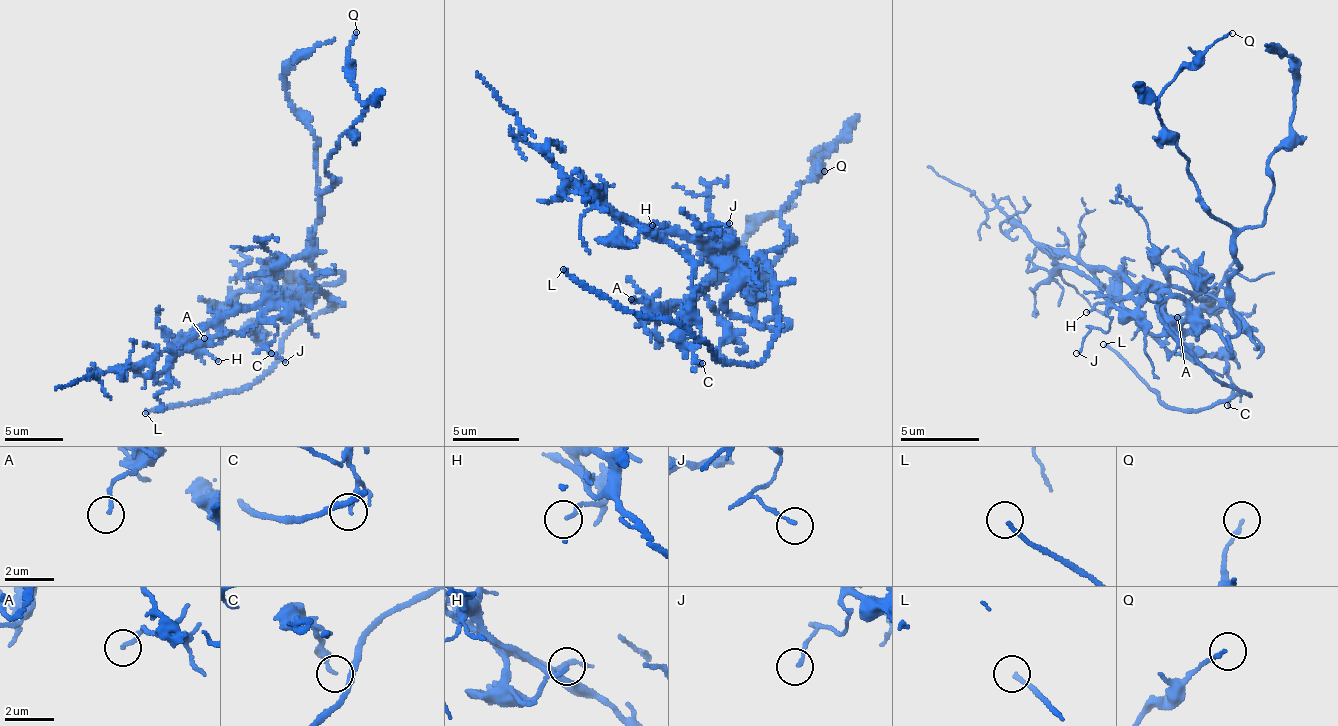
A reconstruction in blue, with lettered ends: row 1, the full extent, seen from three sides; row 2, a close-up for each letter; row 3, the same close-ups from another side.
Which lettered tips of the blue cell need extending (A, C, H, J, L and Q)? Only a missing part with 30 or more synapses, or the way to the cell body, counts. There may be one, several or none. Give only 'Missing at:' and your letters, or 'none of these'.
Missing at: L

